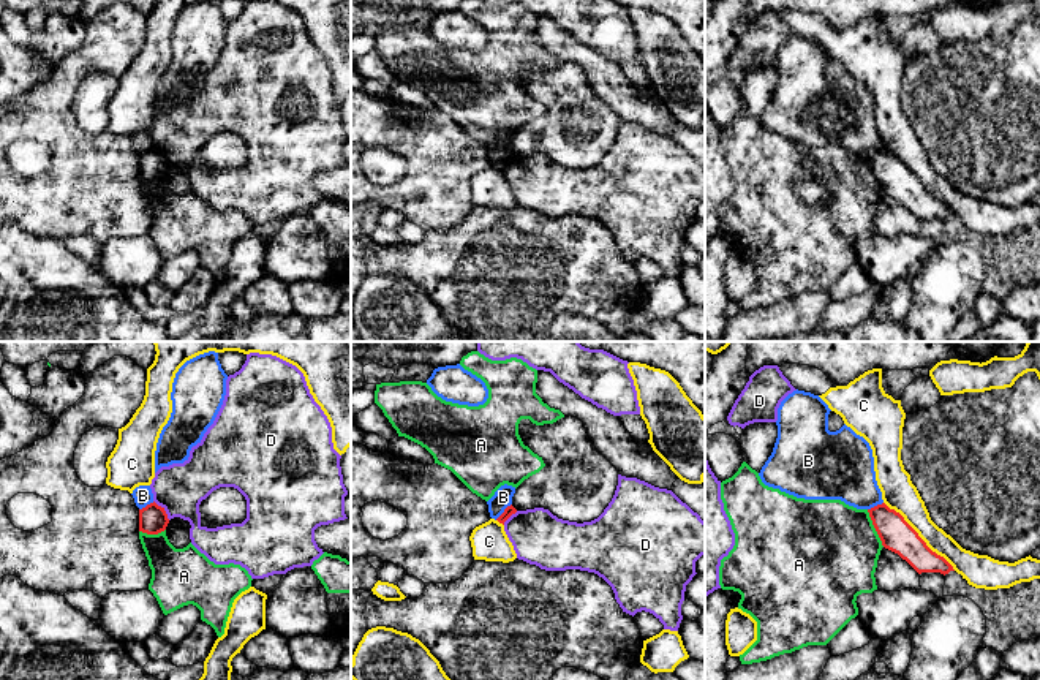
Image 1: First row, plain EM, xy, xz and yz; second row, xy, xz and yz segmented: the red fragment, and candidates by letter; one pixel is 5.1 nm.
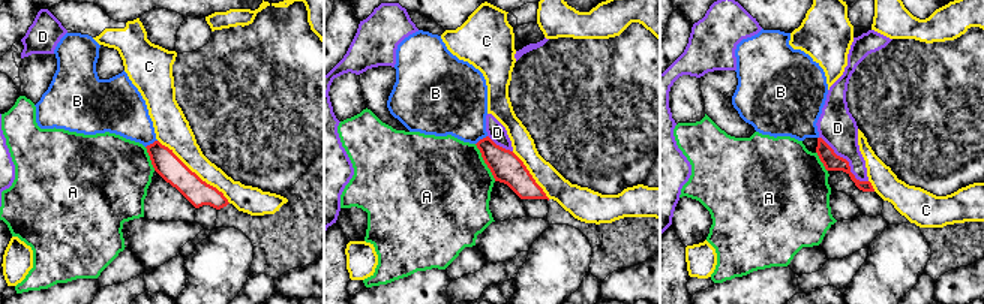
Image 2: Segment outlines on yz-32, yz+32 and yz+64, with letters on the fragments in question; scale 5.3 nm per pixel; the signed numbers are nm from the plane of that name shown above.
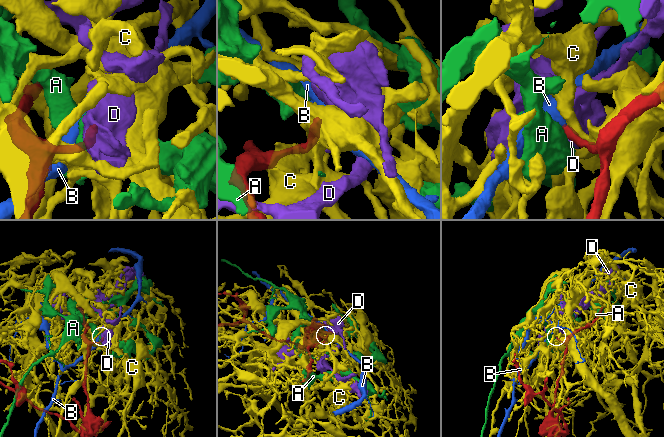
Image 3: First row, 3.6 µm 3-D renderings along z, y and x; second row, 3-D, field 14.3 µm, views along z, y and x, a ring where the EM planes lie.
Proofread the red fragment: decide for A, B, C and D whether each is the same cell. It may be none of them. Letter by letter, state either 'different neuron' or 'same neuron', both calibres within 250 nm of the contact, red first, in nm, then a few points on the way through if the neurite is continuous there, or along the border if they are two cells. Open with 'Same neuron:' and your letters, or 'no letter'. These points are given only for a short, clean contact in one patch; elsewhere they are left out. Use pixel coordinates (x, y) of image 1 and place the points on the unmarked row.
Same neuron: no letter
A: different neuron | 170/480 nm
B: different neuron | 50/100 nm | along xz (511, 149), (495, 165)
C: different neuron | 170/170 nm
D: different neuron | 140/260 nm | along xy (154, 146), (169, 165)

